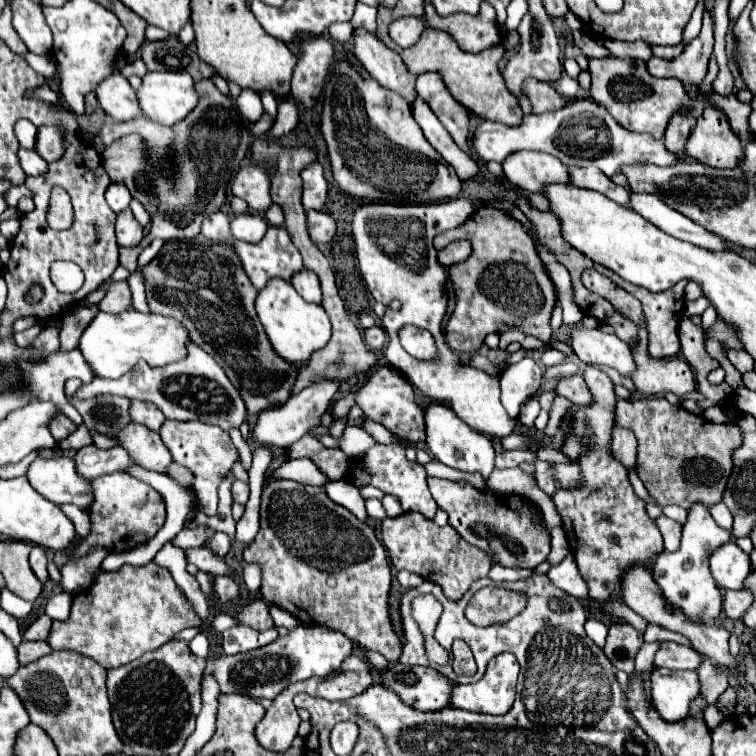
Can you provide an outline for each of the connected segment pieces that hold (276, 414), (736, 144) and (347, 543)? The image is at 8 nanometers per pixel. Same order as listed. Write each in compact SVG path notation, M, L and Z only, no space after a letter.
M322 379L310 387L306 387L296 397L290 397L288 403L276 409L268 409L268 413L260 413L252 435L256 443L260 445L272 445L272 447L288 447L290 443L298 441L306 433L310 433L314 427L320 425L320 419L324 413L330 411L330 405L334 401L334 395L340 389L340 379Z
M704 105L688 141L686 153L704 165L732 169L742 157L742 141L716 105Z
M276 479L262 491L260 531L256 539L244 549L244 563L258 563L262 567L260 593L270 605L290 611L304 625L328 625L360 647L382 653L388 661L398 661L402 643L392 629L388 615L390 591L390 565L382 543L376 539L374 529L358 521L346 507L334 503L324 487L308 487L298 481Z

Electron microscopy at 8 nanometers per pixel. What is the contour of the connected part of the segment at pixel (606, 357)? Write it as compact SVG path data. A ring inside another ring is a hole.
M578 327L570 339L578 359L588 365L614 367L624 377L630 377L636 369L630 345L616 335L608 335L598 329Z

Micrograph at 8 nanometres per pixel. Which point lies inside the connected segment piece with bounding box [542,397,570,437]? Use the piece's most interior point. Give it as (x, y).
(560, 407)

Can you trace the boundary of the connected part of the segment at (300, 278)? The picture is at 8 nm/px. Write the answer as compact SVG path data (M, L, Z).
M302 269L300 273L296 273L296 277L292 279L294 289L308 301L308 303L316 303L322 305L322 291L320 291L320 283L318 277L314 273L308 273L306 269Z

